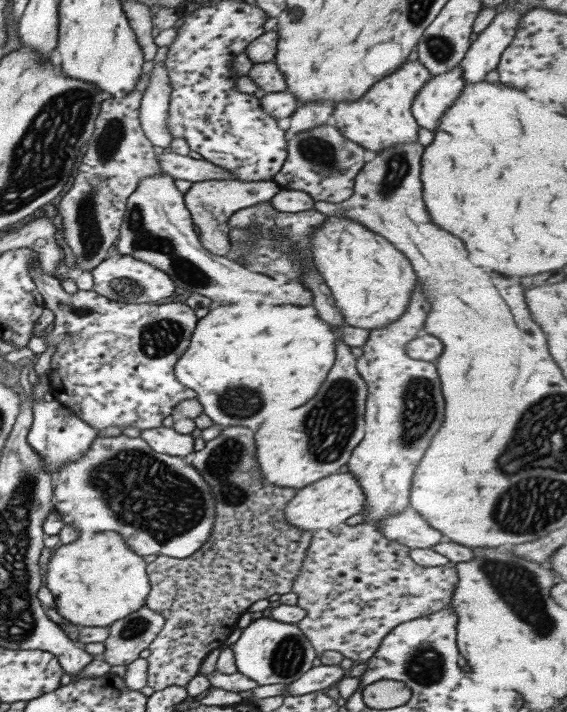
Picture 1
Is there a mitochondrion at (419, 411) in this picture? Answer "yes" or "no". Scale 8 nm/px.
yes

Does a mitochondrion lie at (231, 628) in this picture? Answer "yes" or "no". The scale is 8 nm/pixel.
no

